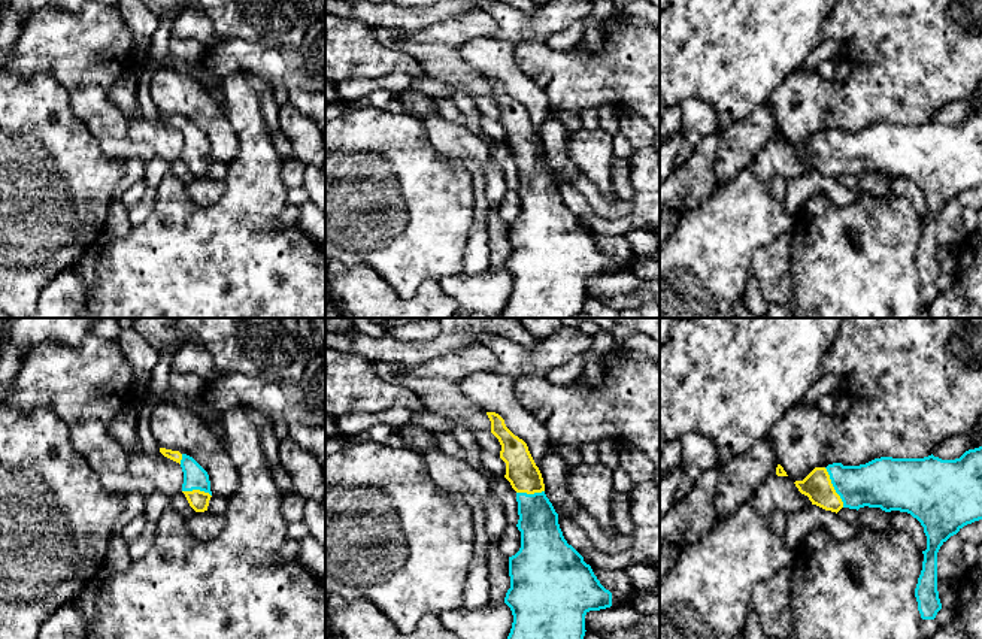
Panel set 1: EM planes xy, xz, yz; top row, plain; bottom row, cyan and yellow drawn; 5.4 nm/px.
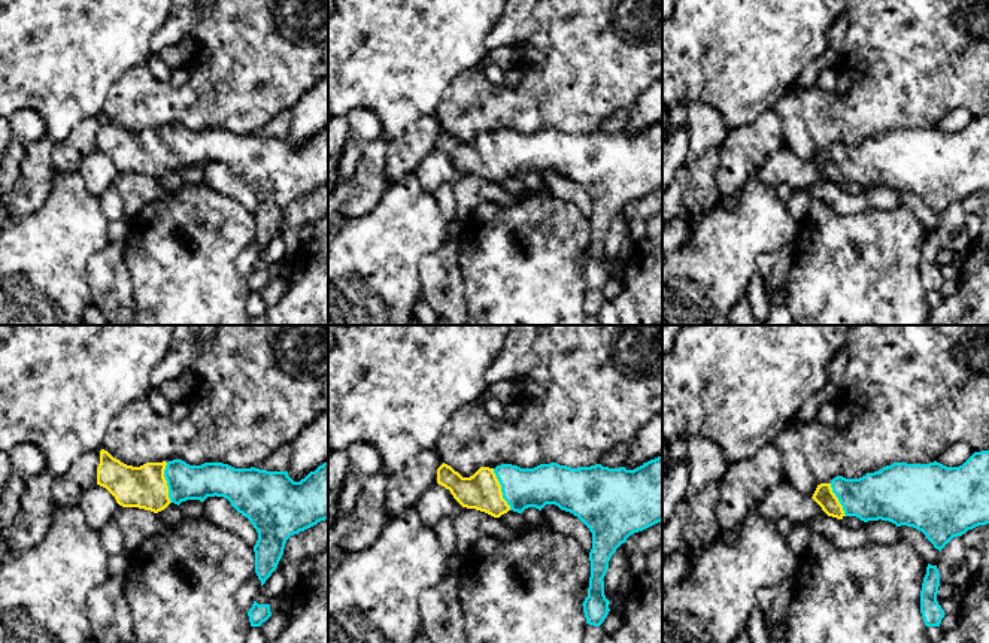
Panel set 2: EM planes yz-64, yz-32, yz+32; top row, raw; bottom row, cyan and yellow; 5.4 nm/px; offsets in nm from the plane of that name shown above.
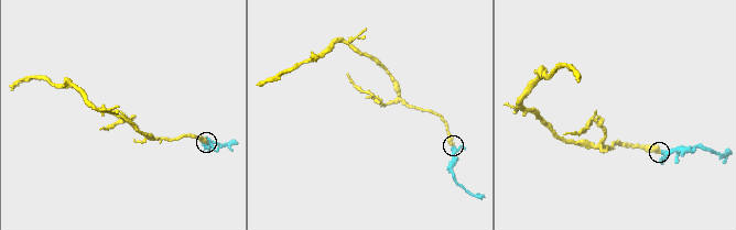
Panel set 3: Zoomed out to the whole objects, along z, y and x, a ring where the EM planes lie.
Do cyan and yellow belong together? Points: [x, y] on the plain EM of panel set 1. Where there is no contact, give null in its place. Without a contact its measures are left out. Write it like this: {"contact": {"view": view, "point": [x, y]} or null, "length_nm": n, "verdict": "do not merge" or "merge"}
{"contact": {"view": "yz", "point": [833, 151]}, "length_nm": 240, "verdict": "merge"}

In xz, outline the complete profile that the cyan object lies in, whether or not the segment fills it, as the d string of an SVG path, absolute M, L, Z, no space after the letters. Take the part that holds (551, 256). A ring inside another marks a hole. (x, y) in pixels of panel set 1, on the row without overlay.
M487 78L491 99L501 110L500 124L506 128L504 143L516 157L518 196L521 213L509 222L510 254L504 269L513 288L498 318L573 318L585 302L585 281L612 272L612 258L606 255L584 222L567 209L558 190L558 179L545 160L545 149L527 109L515 102L495 78Z

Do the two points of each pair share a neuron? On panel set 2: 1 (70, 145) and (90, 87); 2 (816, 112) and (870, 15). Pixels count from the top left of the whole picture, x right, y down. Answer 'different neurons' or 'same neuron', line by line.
1: different neurons
2: same neuron

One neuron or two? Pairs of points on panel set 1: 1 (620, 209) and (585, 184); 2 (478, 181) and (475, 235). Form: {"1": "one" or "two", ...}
{"1": "one", "2": "one"}

